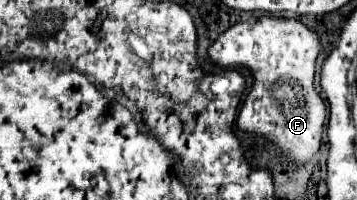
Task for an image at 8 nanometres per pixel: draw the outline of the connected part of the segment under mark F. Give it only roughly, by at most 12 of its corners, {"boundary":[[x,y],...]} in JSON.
{"boundary":[[249,18],[207,50],[253,76],[237,126],[295,164],[321,148],[321,40]]}

